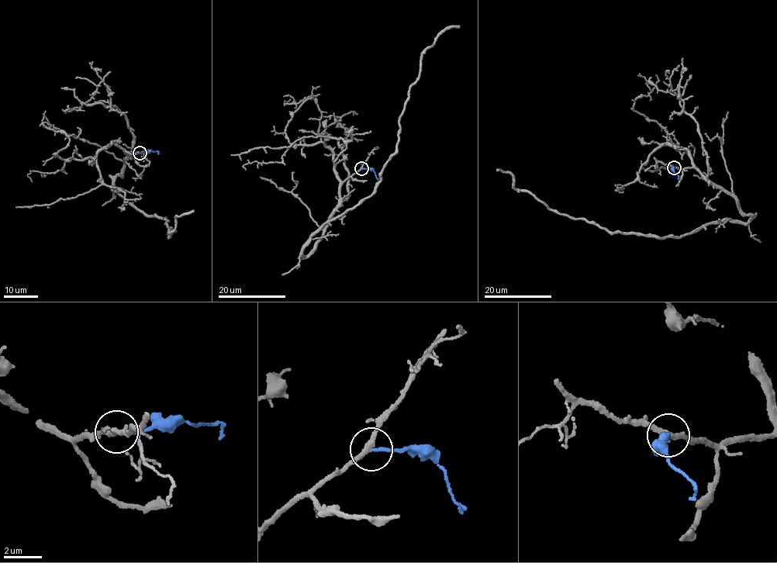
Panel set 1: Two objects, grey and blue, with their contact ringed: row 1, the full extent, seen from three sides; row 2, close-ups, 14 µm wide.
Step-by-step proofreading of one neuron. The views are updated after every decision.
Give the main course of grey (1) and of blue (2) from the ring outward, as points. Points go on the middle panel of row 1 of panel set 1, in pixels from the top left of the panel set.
1: (362, 168), (343, 182), (337, 208), (303, 256), (311, 236), (374, 189), (395, 151), (422, 54), (459, 25)
2: (362, 168), (371, 170), (377, 178)

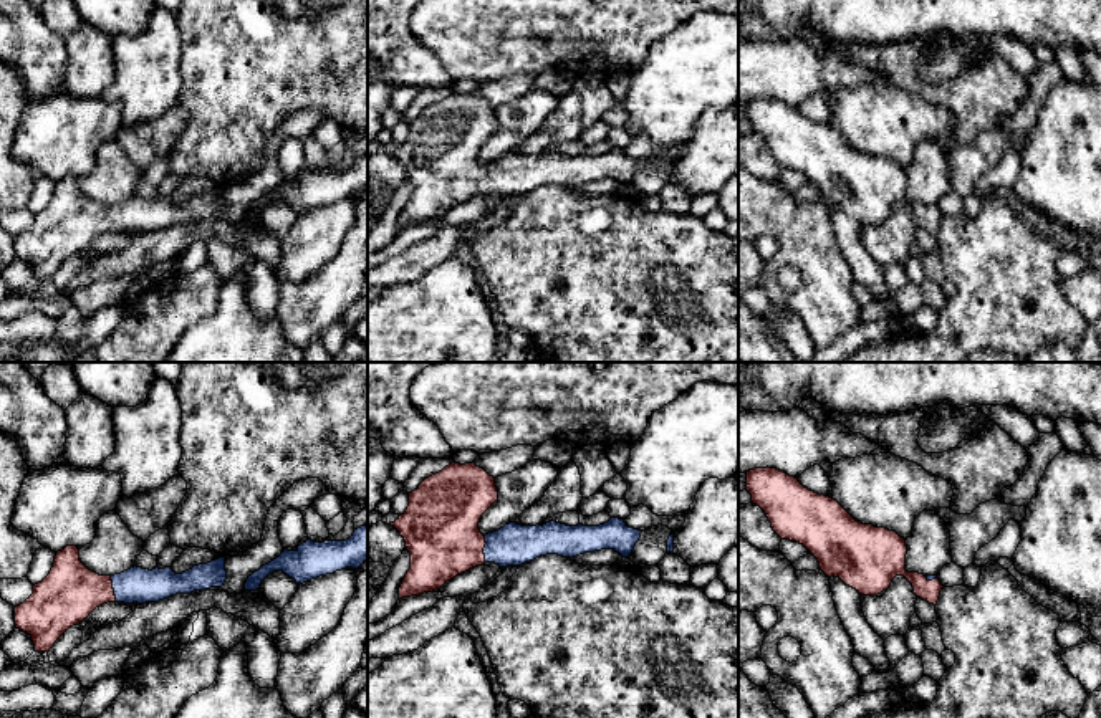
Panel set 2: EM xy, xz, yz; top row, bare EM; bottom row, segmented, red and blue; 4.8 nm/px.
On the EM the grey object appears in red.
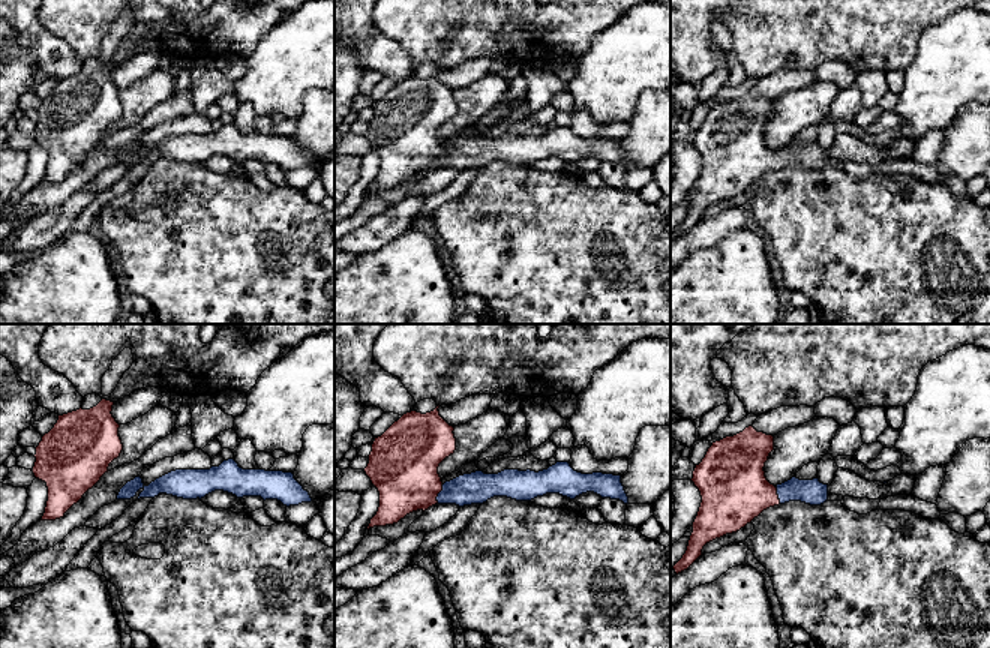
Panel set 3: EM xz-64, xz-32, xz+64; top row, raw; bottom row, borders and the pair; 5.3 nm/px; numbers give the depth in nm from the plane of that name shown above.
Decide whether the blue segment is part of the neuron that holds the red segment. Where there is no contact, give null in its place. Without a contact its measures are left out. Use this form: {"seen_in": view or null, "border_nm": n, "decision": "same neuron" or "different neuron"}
{"seen_in": "xy", "border_nm": 130, "decision": "same neuron"}

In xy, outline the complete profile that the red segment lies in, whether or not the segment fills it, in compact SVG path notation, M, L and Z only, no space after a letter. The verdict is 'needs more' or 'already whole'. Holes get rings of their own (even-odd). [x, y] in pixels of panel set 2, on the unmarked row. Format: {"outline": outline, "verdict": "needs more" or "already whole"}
{"outline": "M66 175L55 185L50 203L33 215L33 223L15 237L15 255L26 261L35 281L50 281L73 255L108 232L146 233L175 223L222 217L225 187L175 203L171 197L131 197L121 203L99 205L79 190L79 179Z", "verdict": "needs more"}

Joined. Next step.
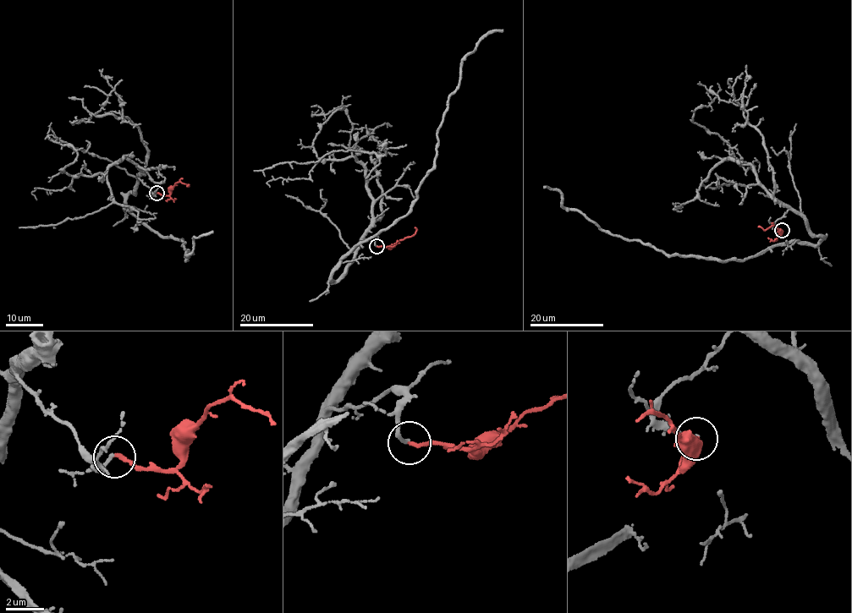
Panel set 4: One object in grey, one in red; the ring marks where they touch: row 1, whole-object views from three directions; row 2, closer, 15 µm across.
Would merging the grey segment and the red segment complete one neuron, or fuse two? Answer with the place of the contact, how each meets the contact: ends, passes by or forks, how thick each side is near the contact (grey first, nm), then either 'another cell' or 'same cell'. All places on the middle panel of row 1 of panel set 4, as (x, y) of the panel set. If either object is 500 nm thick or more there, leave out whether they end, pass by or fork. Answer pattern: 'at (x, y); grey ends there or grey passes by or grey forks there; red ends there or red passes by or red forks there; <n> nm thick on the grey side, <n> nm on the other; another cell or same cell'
at (376, 246); grey ends there; red ends there; 200 nm thick on the grey side, 200 nm on the other; another cell

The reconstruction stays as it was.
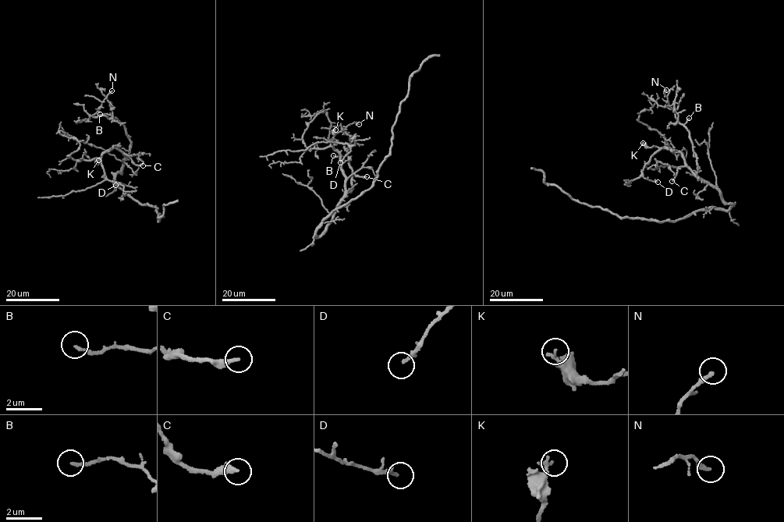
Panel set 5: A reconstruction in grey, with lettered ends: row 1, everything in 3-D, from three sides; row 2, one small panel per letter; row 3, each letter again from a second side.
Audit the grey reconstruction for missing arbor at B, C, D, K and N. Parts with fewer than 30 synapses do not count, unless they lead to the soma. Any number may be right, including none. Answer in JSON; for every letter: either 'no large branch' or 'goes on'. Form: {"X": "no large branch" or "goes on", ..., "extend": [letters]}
{"B": "no large branch", "C": "goes on", "D": "no large branch", "K": "no large branch", "N": "no large branch", "extend": ["C"]}

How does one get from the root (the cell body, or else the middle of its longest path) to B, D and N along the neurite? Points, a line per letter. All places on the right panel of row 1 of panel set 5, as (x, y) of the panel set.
B: (721, 210), (727, 211), (732, 204), (724, 200), (720, 192), (697, 175), (697, 158), (684, 124), (689, 118)
D: (721, 210), (727, 211), (732, 204), (698, 177), (679, 152), (662, 147), (644, 165), (643, 177), (658, 182)
N: (721, 210), (727, 211), (732, 204), (697, 175), (692, 142), (669, 106), (666, 90)

